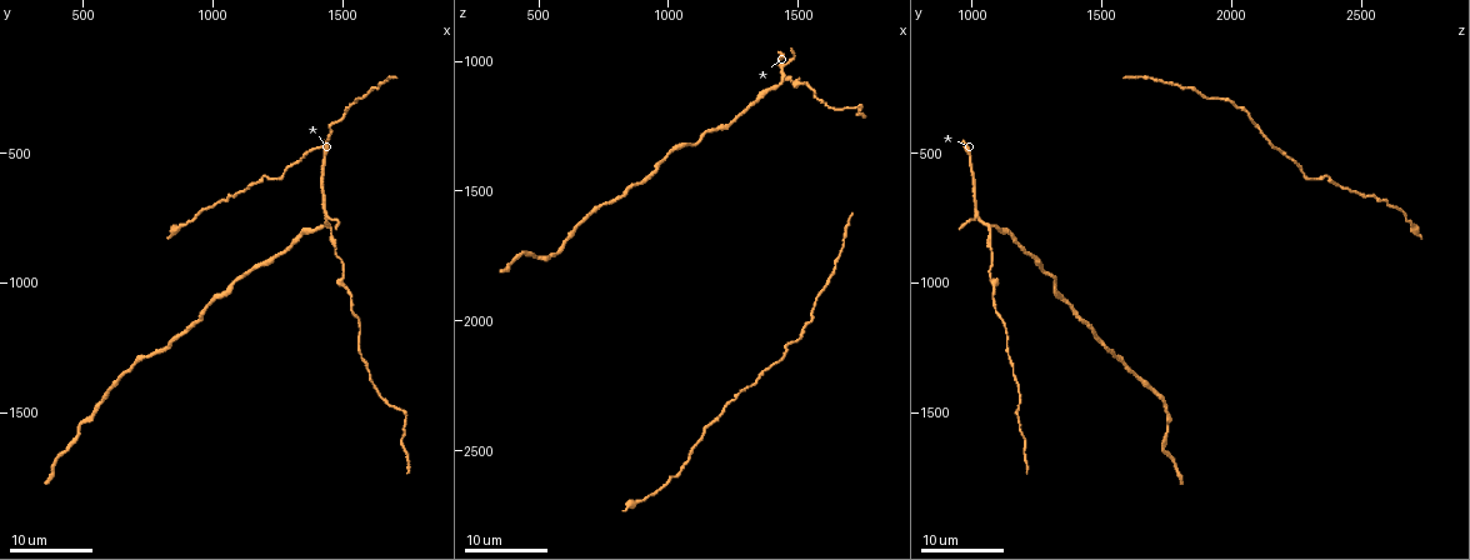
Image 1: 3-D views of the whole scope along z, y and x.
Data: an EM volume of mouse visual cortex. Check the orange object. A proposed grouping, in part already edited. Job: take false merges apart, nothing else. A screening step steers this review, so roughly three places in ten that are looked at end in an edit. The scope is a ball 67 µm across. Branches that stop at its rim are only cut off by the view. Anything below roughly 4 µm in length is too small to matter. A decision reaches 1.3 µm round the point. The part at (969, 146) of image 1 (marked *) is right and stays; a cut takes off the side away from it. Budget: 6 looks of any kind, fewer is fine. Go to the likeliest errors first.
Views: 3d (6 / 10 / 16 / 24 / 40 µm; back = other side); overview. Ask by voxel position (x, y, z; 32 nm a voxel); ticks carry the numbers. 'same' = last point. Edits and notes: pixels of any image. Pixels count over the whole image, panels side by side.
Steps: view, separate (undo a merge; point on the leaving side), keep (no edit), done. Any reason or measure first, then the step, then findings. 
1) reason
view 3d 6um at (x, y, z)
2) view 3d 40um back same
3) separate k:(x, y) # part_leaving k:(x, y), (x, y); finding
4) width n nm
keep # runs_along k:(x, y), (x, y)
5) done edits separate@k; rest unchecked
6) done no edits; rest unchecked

three arms meet
view 3d 16um at (1450, 780, 1060)

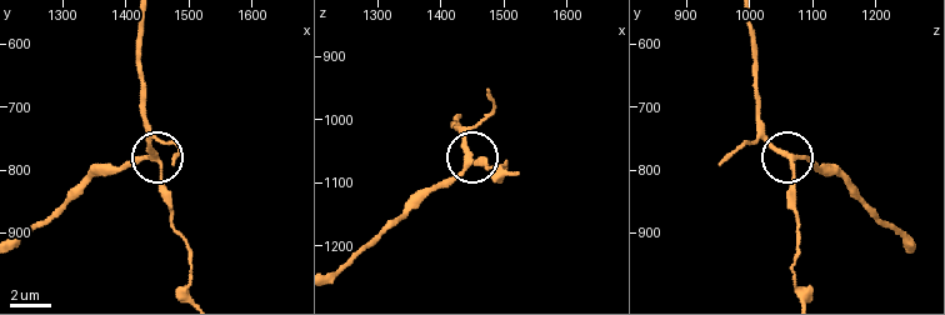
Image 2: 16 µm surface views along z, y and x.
view 3d 10um at (1445, 785, 1070)

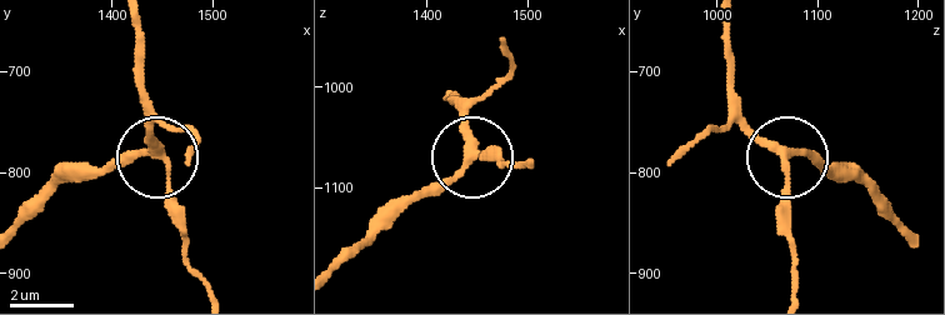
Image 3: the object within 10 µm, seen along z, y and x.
keep # runs_along 3:(134, 23), (141, 111), (183, 246); continuous, no second neuron

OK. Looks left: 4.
sudden change in width
view 3d 16um at (1500, 990, 1080)

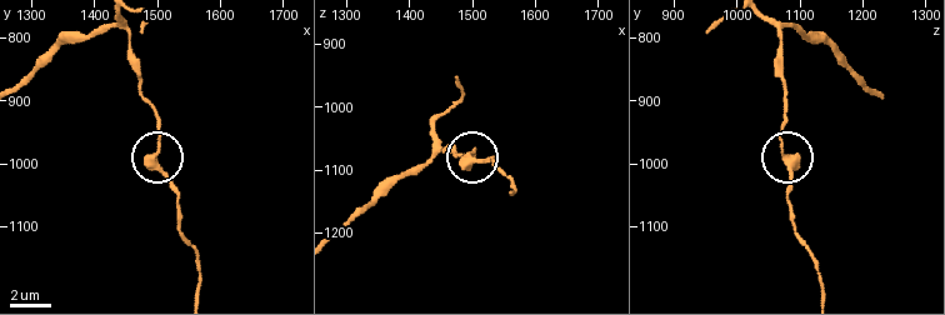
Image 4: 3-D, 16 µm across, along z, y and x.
view 3d 10um at (1495, 985, 1070)

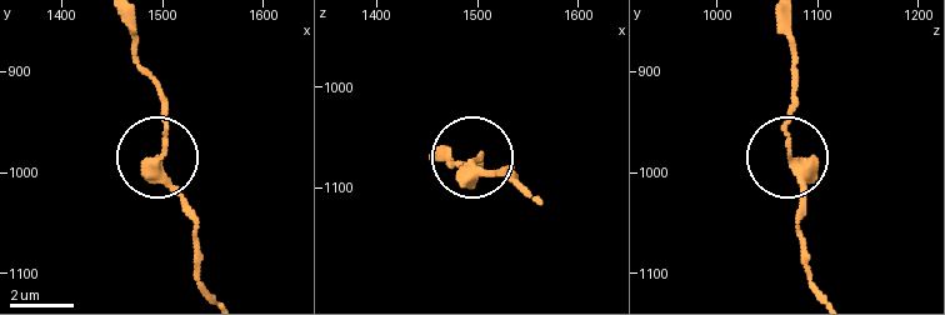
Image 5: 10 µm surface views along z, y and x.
keep # runs_along 5:(788, 23), (795, 64), (788, 160), (803, 200), (795, 230); one neuron here

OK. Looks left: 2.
a narrow waist
view 3d 16um at (1640, 1420, 1190)

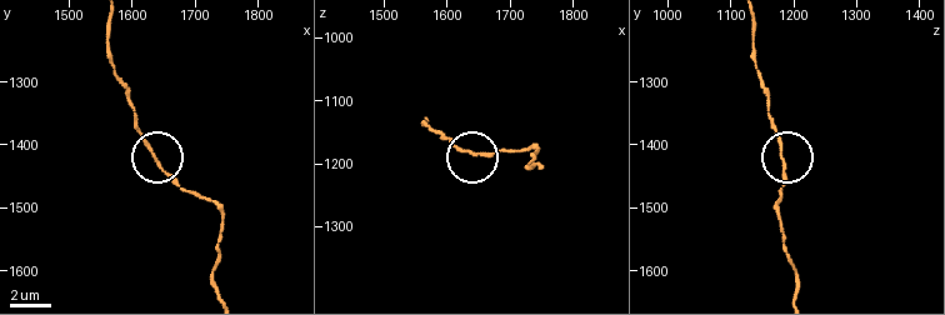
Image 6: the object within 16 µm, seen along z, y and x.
view 3d 10um at (1630, 1420, 1180)

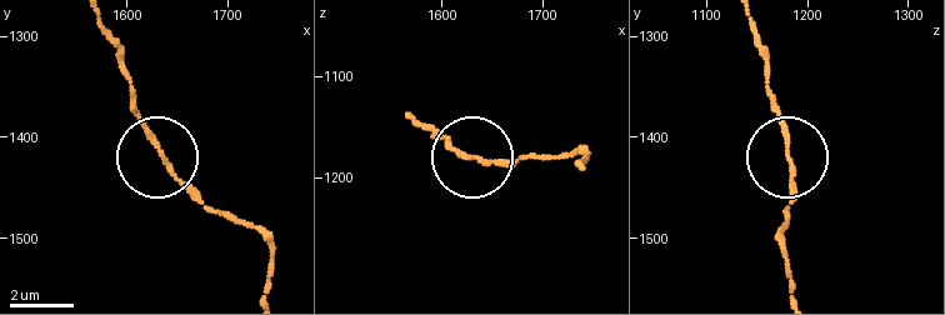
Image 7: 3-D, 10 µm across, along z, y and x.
keep # continuous, no second neuron

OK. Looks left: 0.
done no edits; rest unchecked

